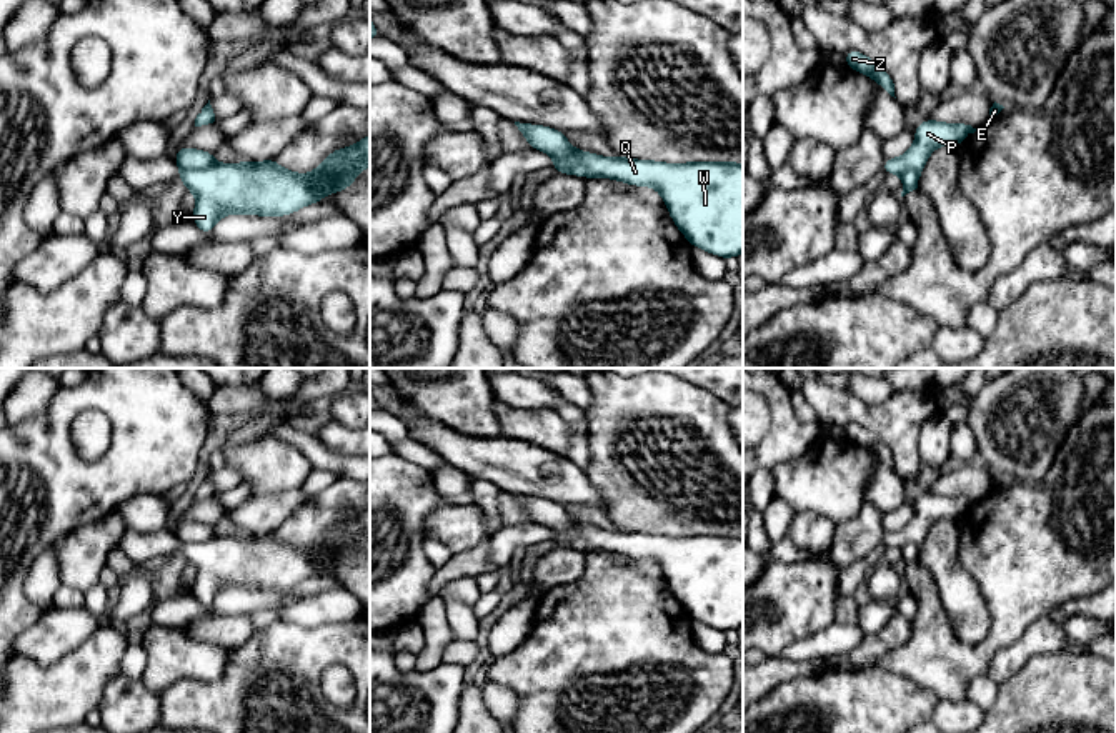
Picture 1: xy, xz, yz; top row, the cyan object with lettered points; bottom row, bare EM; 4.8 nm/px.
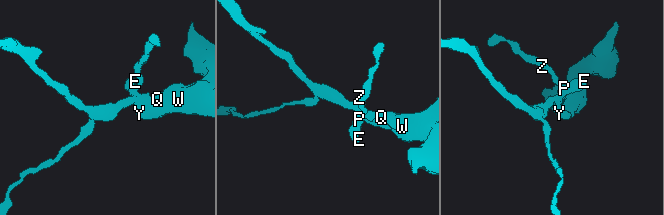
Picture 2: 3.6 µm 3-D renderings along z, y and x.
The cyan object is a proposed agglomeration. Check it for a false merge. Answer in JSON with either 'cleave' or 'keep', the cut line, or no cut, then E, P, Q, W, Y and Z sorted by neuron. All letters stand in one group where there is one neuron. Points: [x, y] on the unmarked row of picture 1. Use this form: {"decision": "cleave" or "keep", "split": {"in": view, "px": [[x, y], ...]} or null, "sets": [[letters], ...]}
{"decision": "cleave", "split": {"in": "xy", "px": [[215, 537], [205, 542], [180, 545]]}, "sets": [["E", "P", "Z"], ["Q", "W", "Y"]]}

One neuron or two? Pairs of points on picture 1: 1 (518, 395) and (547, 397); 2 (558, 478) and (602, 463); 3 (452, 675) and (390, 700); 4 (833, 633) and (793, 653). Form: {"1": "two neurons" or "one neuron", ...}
{"1": "one neuron", "2": "two neurons", "3": "one neuron", "4": "one neuron"}

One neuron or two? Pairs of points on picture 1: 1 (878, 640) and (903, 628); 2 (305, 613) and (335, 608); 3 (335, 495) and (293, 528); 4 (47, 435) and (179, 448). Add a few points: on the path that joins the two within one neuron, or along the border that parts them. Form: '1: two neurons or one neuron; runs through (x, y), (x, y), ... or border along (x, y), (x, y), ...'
1: one neuron; runs through (885, 640), (896, 632)
2: one neuron; runs through (312, 610), (328, 608)
3: one neuron; runs through (325, 505), (303, 527)
4: one neuron; runs through (80, 468), (129, 468), (145, 457)

